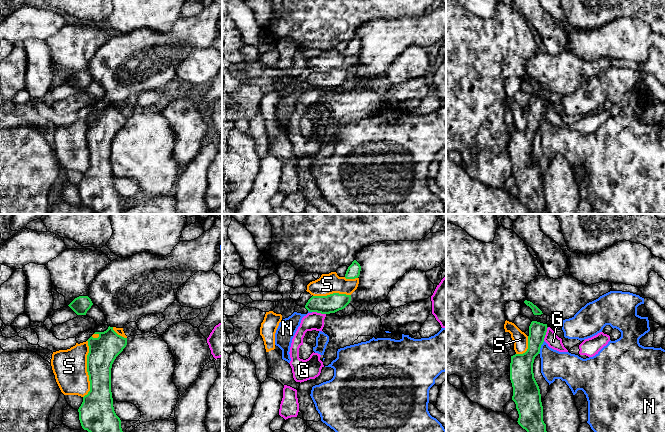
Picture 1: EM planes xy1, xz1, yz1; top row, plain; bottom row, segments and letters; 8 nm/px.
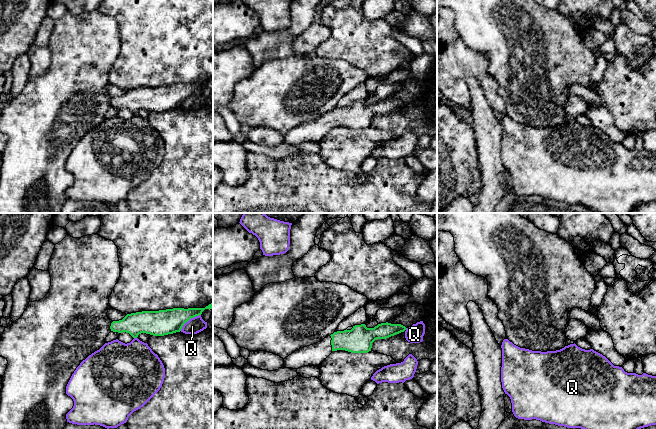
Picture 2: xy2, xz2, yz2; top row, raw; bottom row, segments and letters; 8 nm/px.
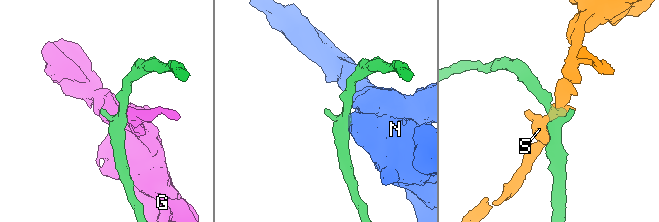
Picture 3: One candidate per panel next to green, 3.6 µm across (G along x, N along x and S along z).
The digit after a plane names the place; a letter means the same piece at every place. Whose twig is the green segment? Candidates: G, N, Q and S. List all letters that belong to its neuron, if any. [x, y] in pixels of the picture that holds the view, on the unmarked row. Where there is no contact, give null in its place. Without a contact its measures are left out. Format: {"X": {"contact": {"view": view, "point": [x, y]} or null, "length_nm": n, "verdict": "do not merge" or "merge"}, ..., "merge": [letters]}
{"G": {"contact": {"view": "xz1", "point": [319, 88]}, "length_nm": 110, "verdict": "do not merge"}, "N": {"contact": {"view": "yz1", "point": [540, 123]}, "length_nm": 120, "verdict": "do not merge"}, "Q": {"contact": {"view": "xy2", "point": [189, 95]}, "length_nm": 220, "verdict": "do not merge"}, "S": {"contact": {"view": "xy1", "point": [87, 145]}, "length_nm": 460, "verdict": "do not merge"}, "merge": []}

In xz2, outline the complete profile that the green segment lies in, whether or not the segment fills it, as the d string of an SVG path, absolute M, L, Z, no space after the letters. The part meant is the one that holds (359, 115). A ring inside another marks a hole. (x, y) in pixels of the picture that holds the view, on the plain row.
M381 99L374 104L365 100L355 101L351 106L337 107L322 117L300 124L284 135L284 143L298 145L304 142L319 142L333 127L367 129L377 115L386 115L407 104L401 100Z

